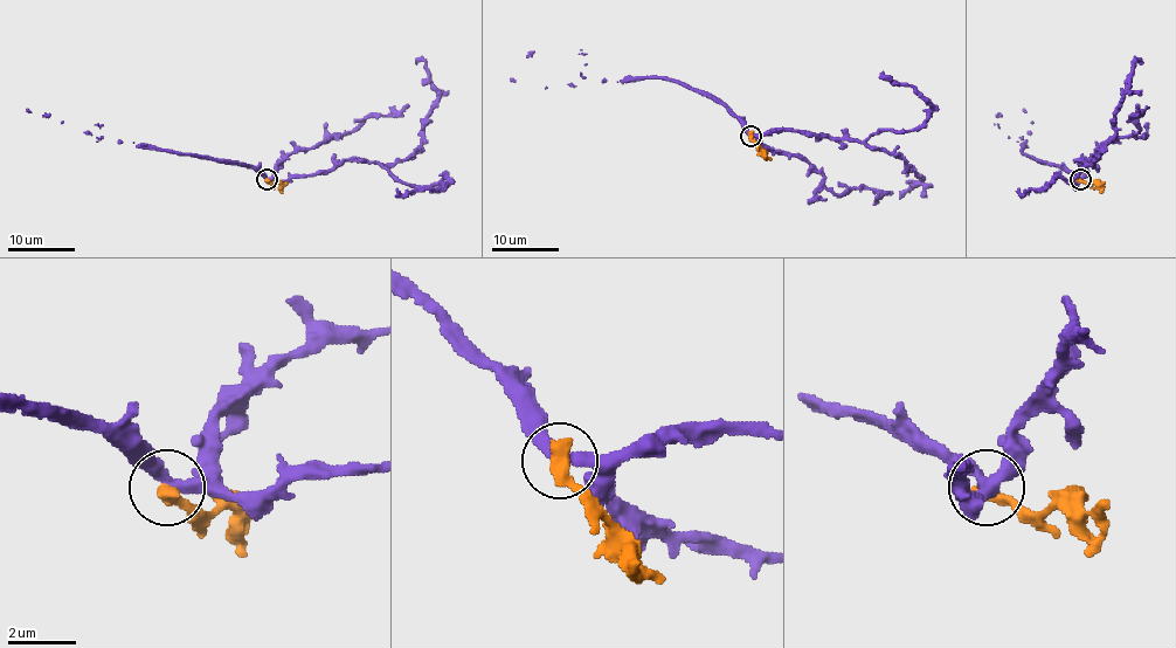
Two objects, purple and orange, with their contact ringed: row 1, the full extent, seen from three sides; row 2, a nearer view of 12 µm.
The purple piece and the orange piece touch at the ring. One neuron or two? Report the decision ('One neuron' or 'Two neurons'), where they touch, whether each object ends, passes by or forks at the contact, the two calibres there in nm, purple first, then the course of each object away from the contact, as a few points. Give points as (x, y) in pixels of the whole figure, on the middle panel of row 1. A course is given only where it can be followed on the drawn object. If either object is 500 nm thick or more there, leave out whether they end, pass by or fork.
Two neurons. Place: (751, 136). At the ring purple passes by. At the ring orange ends. Thickness 320 nm (purple) against 480 nm. Course of purple: (749, 135), (799, 130), (829, 138), (852, 138), (891, 152), (920, 177), (900, 198). Course of orange: (749, 135), (772, 159)

